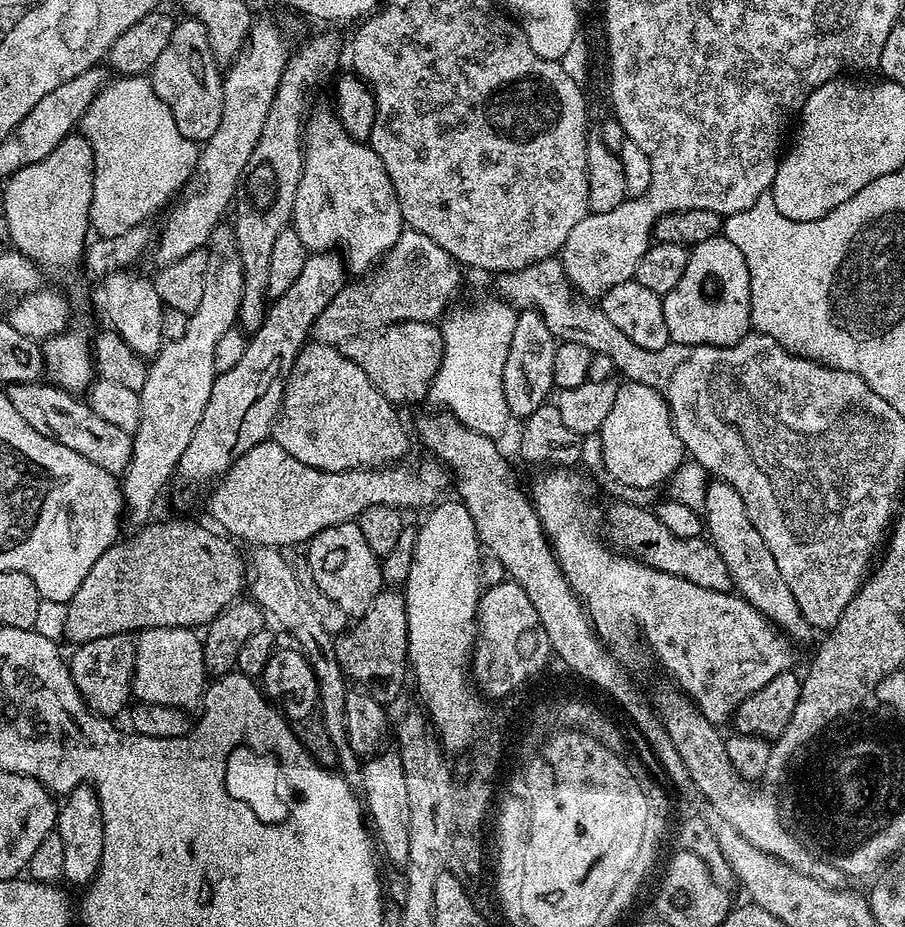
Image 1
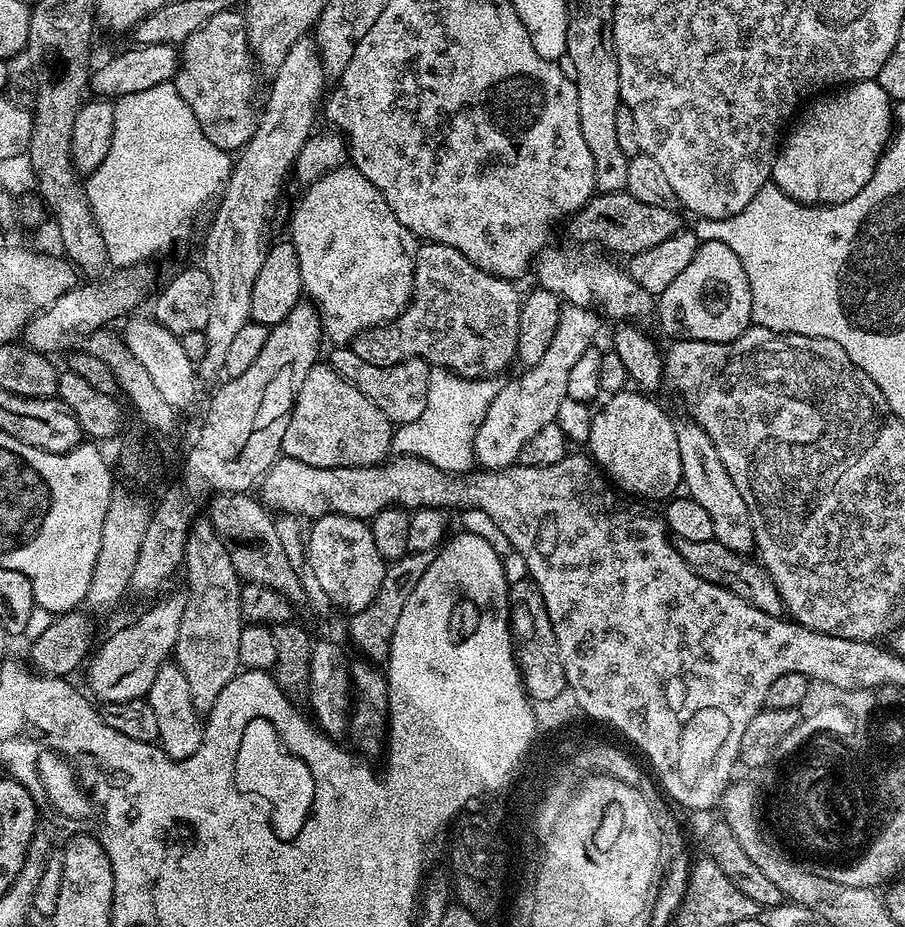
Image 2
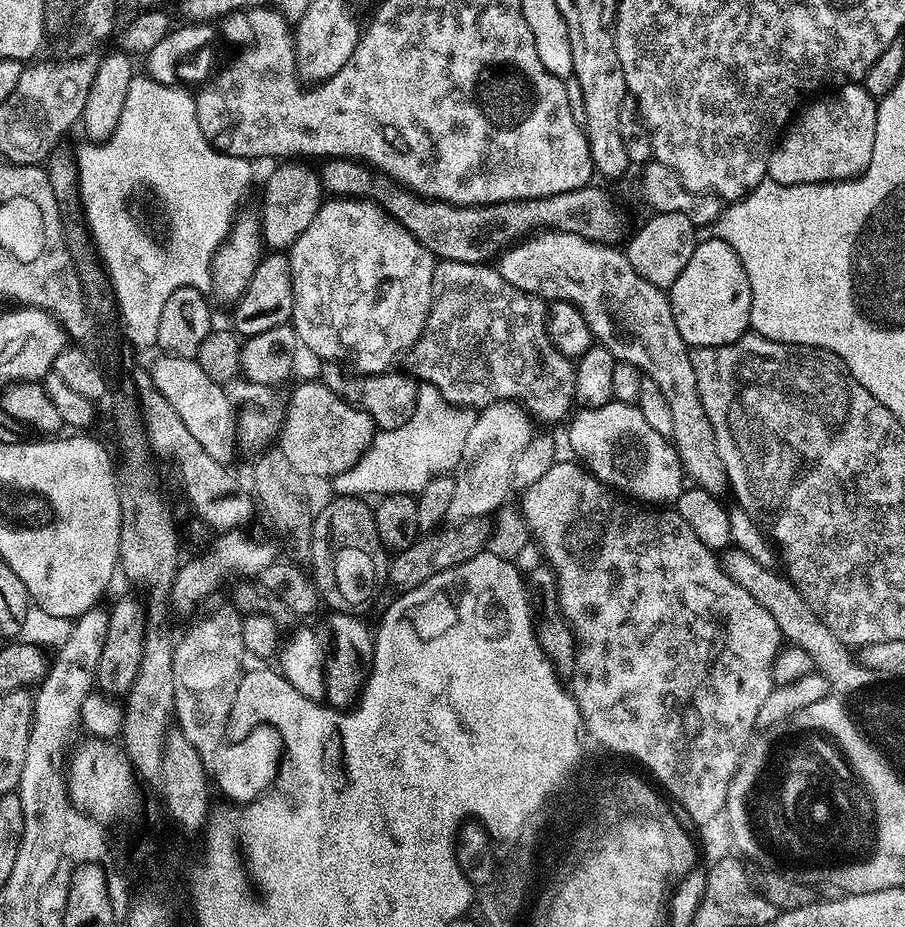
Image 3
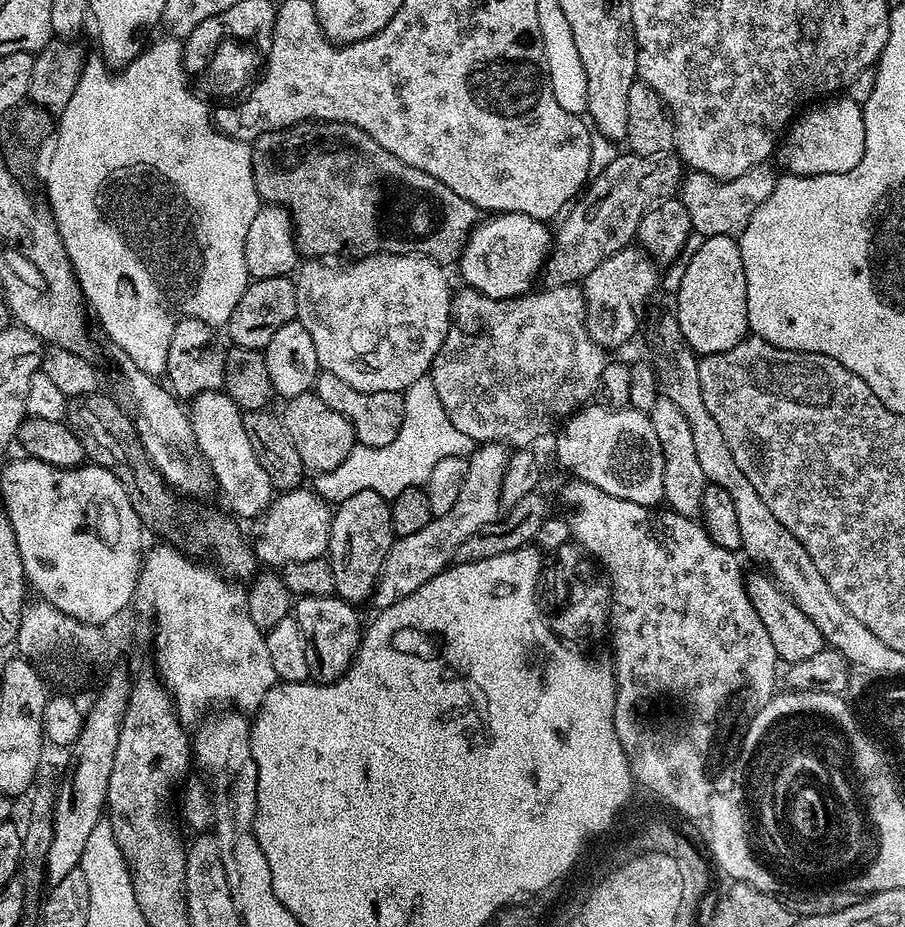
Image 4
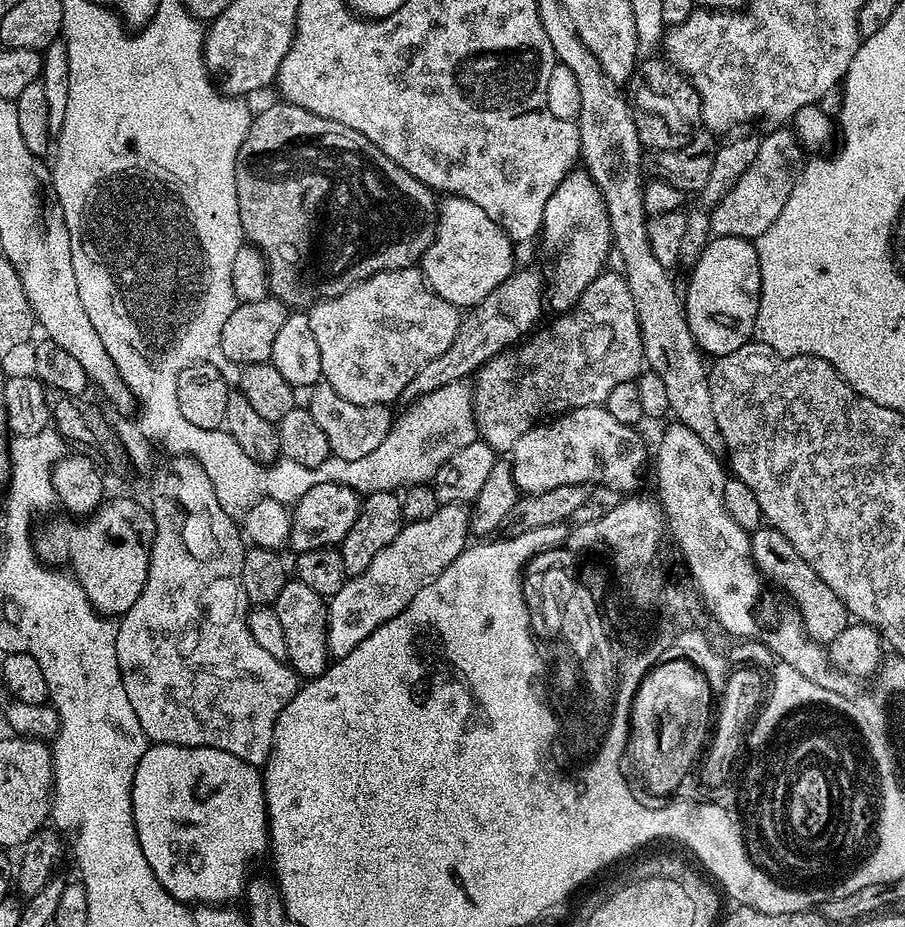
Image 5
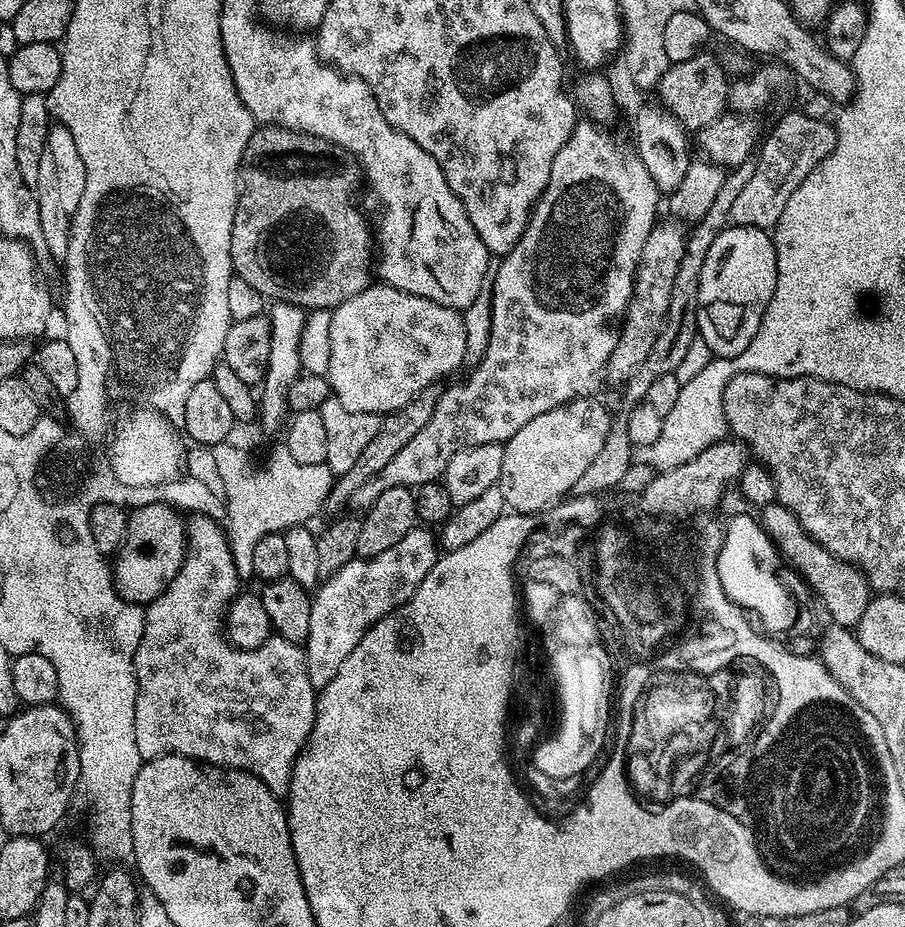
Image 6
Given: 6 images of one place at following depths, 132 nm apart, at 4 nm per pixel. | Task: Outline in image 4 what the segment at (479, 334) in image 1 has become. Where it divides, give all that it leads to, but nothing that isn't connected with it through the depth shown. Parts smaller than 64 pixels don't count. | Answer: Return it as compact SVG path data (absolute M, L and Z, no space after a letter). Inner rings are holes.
M425 378L414 382L402 393L404 397L404 417L402 430L398 430L398 438L390 442L390 446L371 448L365 444L356 444L346 454L346 458L334 470L317 472L311 477L311 491L324 500L338 505L350 494L358 494L358 490L374 490L374 494L382 494L391 498L402 494L407 488L418 488L430 478L430 470L434 470L442 458L455 456L467 457L474 447L474 441L462 430L450 422L438 392L434 390L434 382Z

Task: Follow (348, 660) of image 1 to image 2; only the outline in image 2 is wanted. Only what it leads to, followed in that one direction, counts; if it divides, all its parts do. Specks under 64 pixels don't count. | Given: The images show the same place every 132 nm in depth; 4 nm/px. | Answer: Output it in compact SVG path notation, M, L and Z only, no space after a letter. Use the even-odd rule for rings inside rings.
M407 552L402 558L391 561L385 567L382 586L378 586L378 594L370 606L366 606L361 612L351 613L348 624L348 636L352 639L354 647L360 651L359 655L369 662L387 661L390 642L394 634L394 626L398 626L398 614L402 614L402 606L406 598L410 598L410 590L418 586L418 578L430 566L433 553Z

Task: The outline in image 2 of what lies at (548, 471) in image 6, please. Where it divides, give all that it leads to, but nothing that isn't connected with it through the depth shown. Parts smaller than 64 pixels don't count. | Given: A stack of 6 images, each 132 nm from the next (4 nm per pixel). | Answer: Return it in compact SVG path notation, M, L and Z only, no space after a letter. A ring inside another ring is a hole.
M639 390L611 393L605 399L608 401L604 409L592 417L586 448L600 471L621 493L636 498L653 496L664 502L681 487L682 458L678 454L673 417L668 417L663 406L652 399Z

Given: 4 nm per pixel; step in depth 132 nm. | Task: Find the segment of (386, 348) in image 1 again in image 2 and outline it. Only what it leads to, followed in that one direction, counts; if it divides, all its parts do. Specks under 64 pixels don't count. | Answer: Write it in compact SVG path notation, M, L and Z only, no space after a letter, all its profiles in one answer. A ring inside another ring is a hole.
M336 346L331 350L333 352L330 367L355 388L362 390L362 394L366 394L366 398L370 398L370 402L374 402L374 406L378 406L378 410L382 410L382 414L386 414L393 425L414 422L414 418L418 418L422 415L422 410L426 410L426 390L430 371L428 361L411 358L388 366L378 366L365 360L363 356L354 354L351 346Z

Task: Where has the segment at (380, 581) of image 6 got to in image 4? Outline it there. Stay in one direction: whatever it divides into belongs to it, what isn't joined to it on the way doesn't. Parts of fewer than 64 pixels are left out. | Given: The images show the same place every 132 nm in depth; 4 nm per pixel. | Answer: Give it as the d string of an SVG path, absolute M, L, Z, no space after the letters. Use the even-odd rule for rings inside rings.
M481 444L473 447L467 457L466 482L462 482L458 502L454 502L454 506L450 506L446 514L433 516L429 524L418 530L418 534L393 539L392 548L386 554L380 576L370 597L371 603L376 603L377 609L389 608L401 596L410 595L414 590L418 590L418 586L426 586L430 578L449 567L458 546L462 546L466 538L501 519L502 474L506 474L509 455L509 449L502 444Z

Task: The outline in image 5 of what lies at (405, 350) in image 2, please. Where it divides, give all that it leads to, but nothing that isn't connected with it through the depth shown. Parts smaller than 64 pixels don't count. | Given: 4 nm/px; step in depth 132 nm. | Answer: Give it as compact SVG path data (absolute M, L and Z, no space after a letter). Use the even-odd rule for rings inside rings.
M619 271L601 272L598 278L594 278L594 282L590 282L590 286L586 286L576 307L556 319L558 320L549 326L548 332L540 336L533 335L530 344L524 342L515 351L501 352L499 356L487 360L480 371L475 373L472 417L476 420L479 439L489 444L497 454L511 453L518 438L522 438L526 430L536 427L545 418L570 412L574 408L603 405L614 386L635 380L645 367L644 346L638 314L634 310L634 298L630 294L628 281Z

